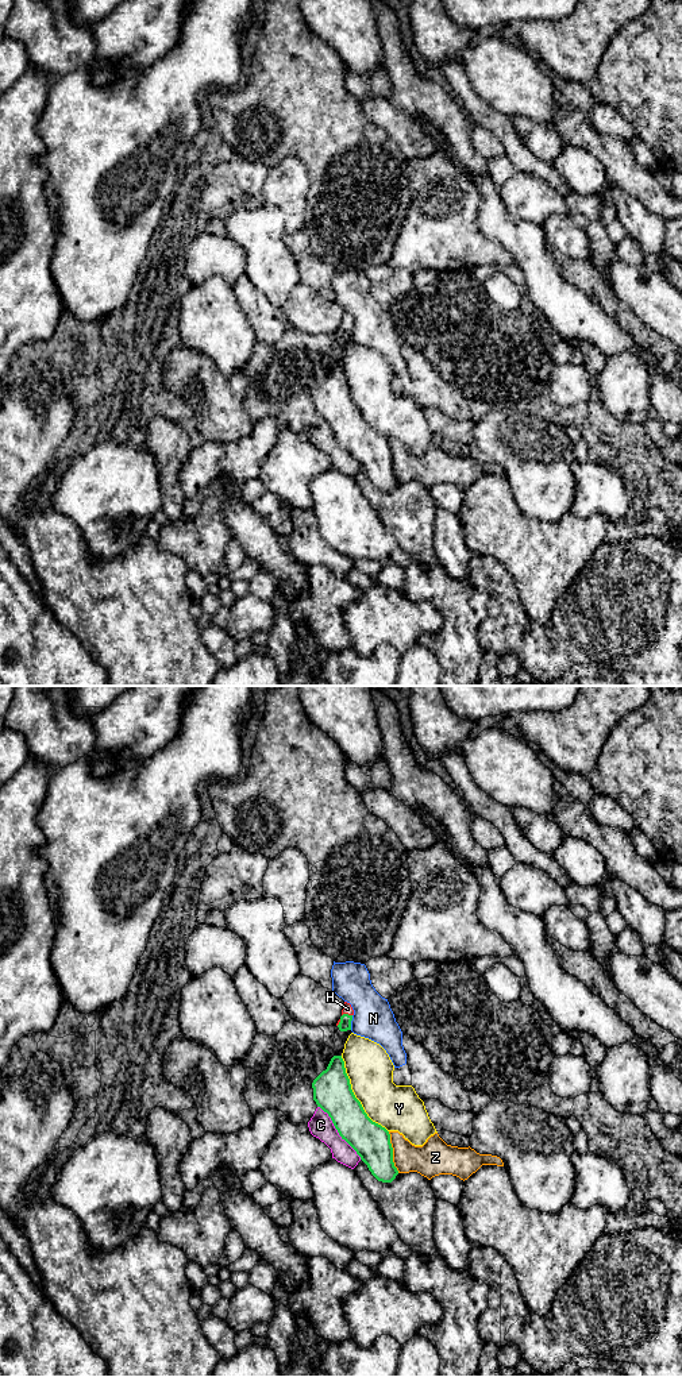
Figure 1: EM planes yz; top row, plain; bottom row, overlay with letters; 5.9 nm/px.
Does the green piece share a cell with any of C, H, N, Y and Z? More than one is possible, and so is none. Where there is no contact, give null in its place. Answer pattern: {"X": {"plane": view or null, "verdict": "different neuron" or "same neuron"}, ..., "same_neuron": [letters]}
{"C": {"plane": "yz", "verdict": "different neuron"}, "H": {"plane": "yz", "verdict": "same neuron"}, "N": {"plane": "yz", "verdict": "different neuron"}, "Y": {"plane": "yz", "verdict": "different neuron"}, "Z": {"plane": "yz", "verdict": "different neuron"}, "same_neuron": ["H"]}

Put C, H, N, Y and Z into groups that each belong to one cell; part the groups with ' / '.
C / H / N / Y / Z

